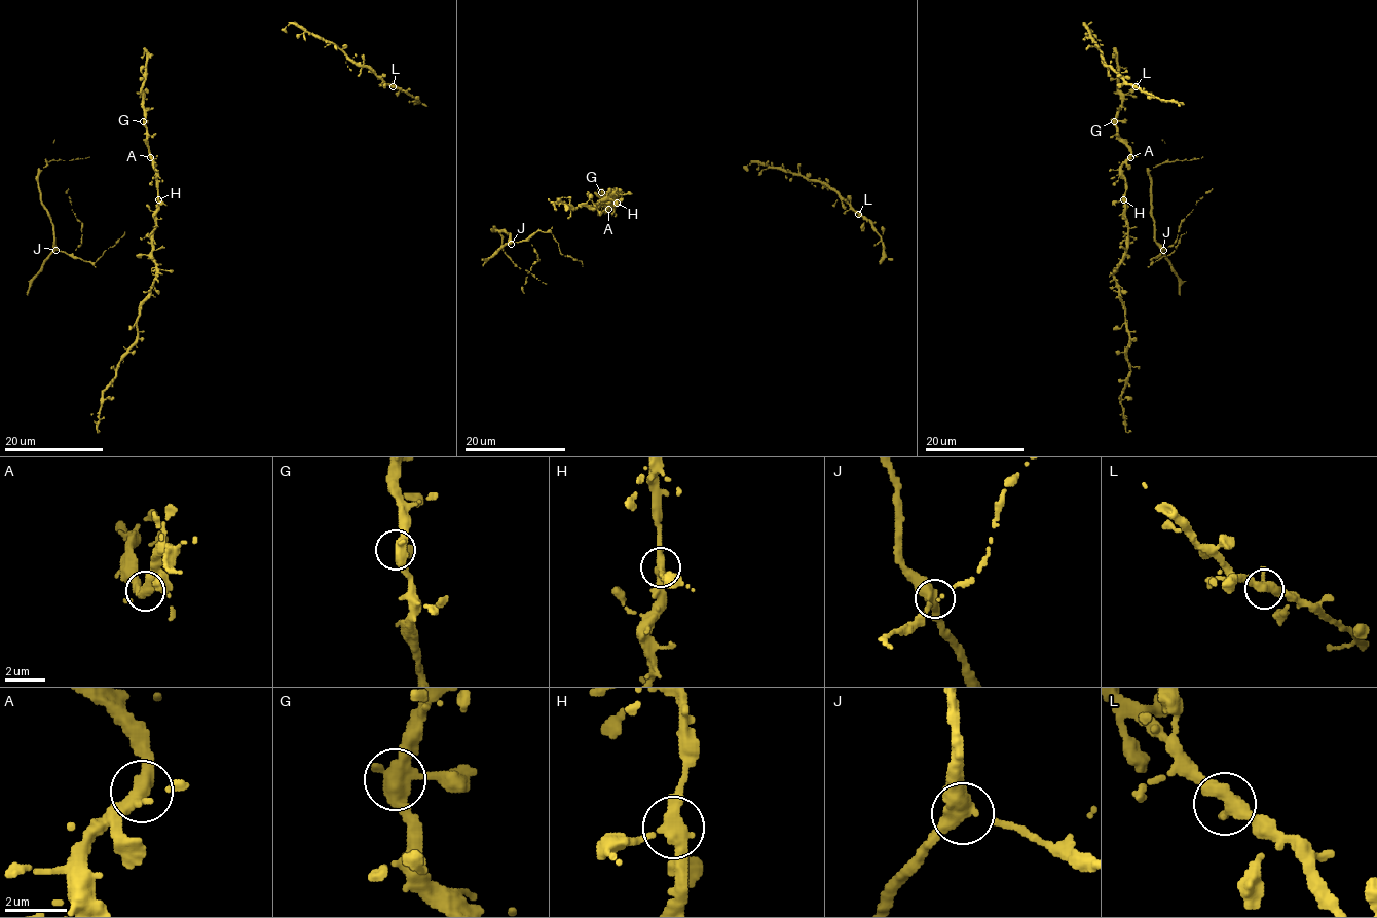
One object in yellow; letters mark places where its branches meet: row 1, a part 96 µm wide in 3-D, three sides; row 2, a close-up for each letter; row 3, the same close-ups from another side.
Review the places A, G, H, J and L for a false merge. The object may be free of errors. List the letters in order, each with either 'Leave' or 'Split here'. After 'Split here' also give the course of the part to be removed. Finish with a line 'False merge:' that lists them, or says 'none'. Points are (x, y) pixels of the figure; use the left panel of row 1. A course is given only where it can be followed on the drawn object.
A: Leave
G: Leave
H: Leave
J: Leave
L: Leave
False merge: none

